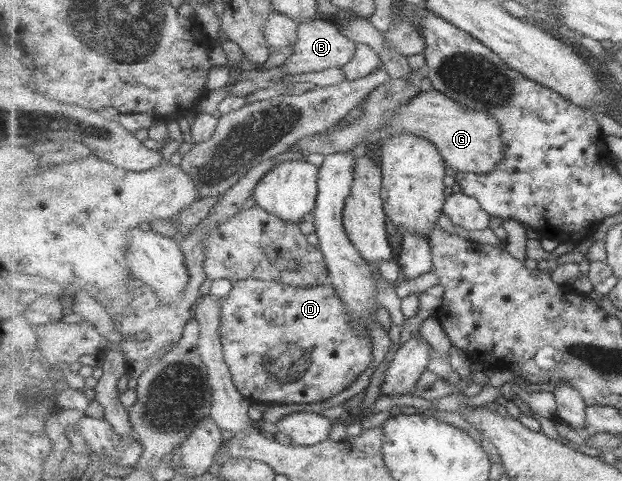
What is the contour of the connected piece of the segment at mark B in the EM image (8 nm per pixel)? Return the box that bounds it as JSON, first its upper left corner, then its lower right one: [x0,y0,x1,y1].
[284,19,357,76]

